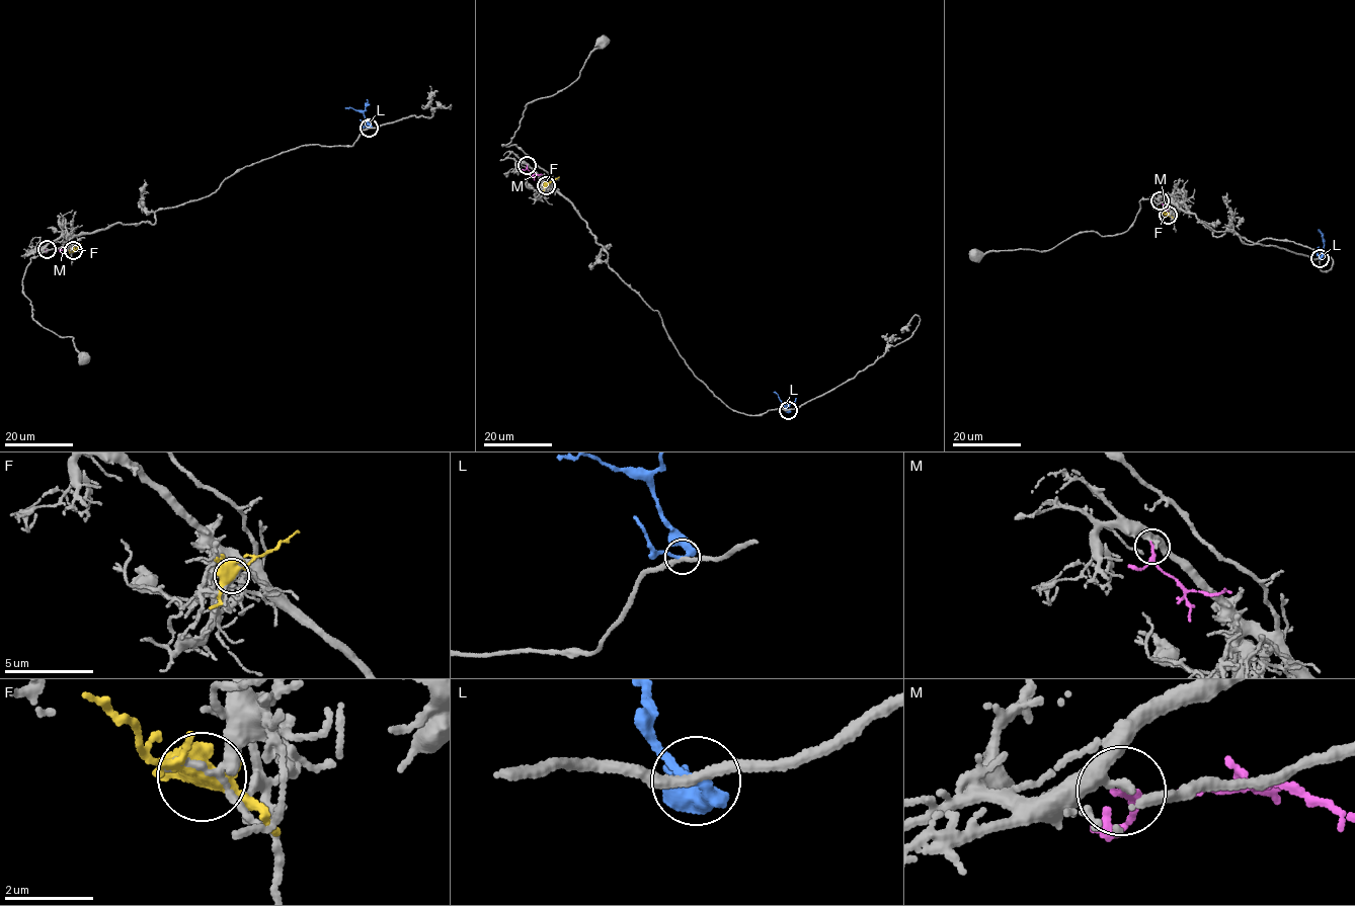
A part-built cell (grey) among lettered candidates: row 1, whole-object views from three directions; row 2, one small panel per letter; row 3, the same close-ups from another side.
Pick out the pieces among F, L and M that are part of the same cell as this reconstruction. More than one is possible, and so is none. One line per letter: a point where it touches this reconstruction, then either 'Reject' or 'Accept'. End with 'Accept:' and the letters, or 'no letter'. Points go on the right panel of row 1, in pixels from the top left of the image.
F: Touches grey at (1168, 215). Reject
L: Touches grey at (1320, 258). Reject
M: Touches grey at (1160, 200). Accept
Accept: M

